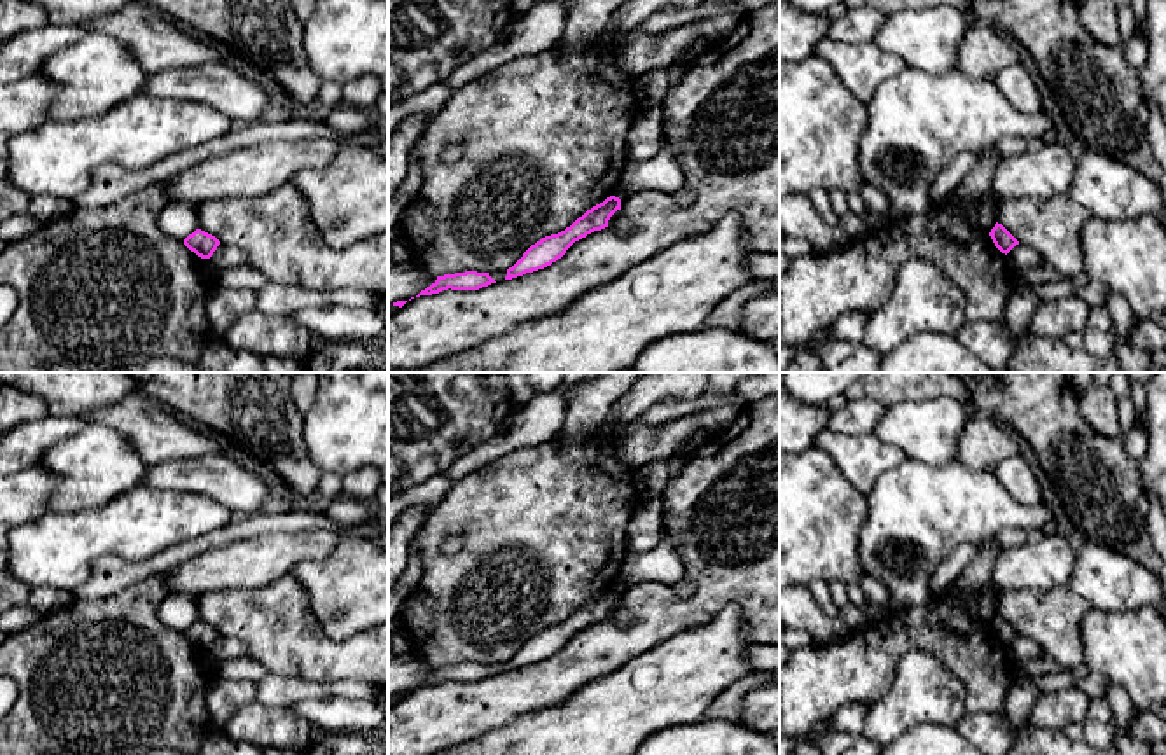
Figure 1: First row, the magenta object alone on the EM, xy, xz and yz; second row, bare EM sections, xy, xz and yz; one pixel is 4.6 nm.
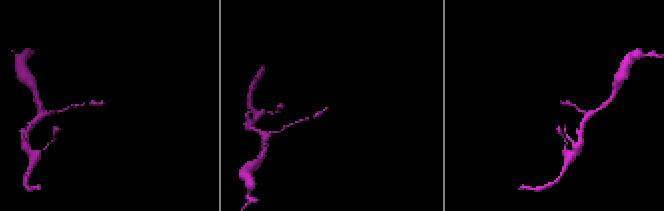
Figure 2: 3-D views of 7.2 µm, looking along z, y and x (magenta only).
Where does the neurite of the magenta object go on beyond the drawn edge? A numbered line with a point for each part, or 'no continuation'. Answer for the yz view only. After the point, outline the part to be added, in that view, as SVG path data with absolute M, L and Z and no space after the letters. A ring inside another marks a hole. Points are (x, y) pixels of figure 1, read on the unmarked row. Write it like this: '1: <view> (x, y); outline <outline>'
no continuation

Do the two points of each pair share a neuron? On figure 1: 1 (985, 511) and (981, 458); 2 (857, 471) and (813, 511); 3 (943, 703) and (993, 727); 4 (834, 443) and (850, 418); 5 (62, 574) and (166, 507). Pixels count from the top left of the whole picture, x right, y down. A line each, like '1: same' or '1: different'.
1: different
2: different
3: different
4: different
5: same

